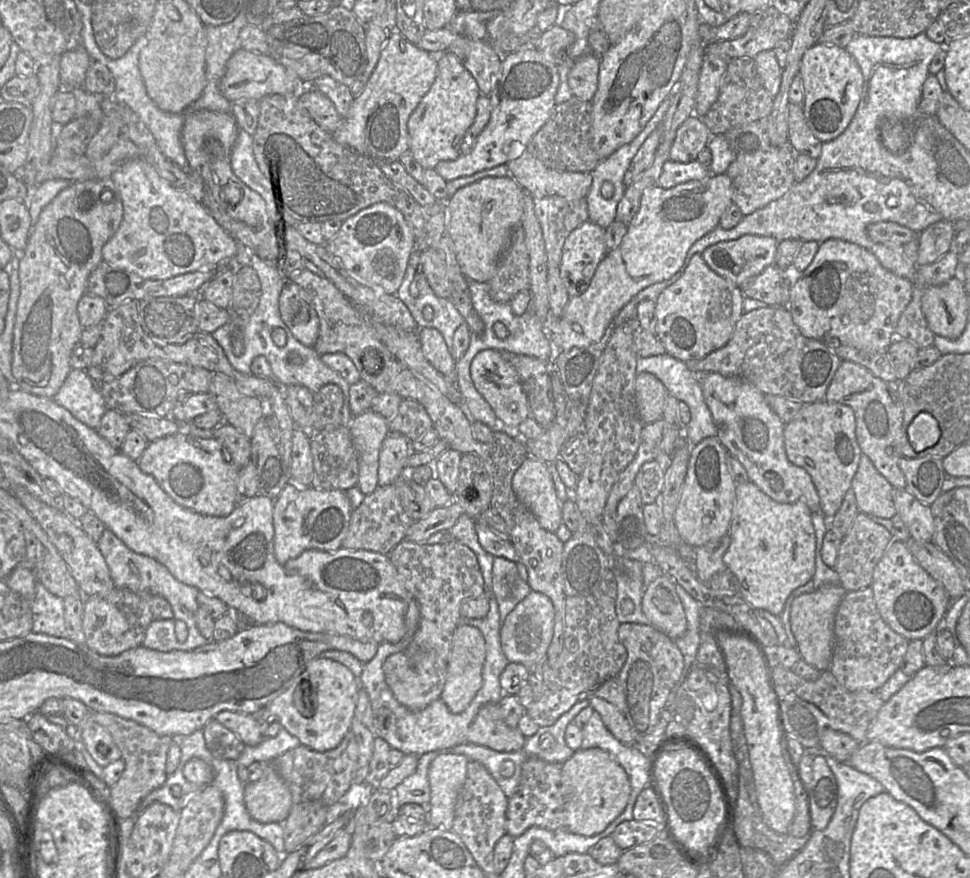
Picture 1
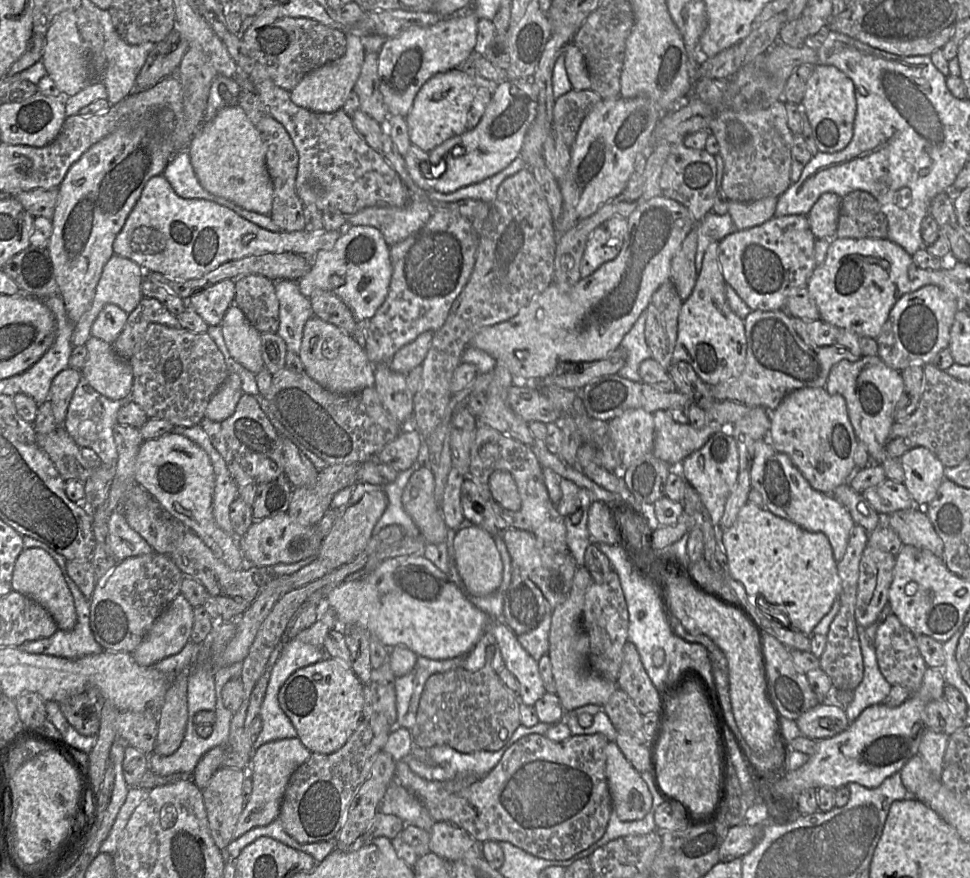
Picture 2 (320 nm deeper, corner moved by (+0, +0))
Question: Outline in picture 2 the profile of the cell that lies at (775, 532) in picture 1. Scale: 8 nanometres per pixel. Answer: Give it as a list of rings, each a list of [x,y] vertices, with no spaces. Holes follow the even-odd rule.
[[[746,503],[738,513],[733,525],[719,531],[719,543],[727,556],[729,575],[741,583],[751,605],[783,627],[790,627],[811,637],[814,627],[830,611],[841,591],[837,561],[825,534],[809,532],[795,523],[778,517],[752,503]]]

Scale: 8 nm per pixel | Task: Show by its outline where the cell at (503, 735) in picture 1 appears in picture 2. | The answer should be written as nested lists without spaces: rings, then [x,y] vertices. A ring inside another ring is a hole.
[[[460,667],[434,674],[424,686],[416,722],[410,730],[413,745],[423,749],[448,746],[464,754],[498,751],[520,725],[520,703],[491,667],[476,672]]]

